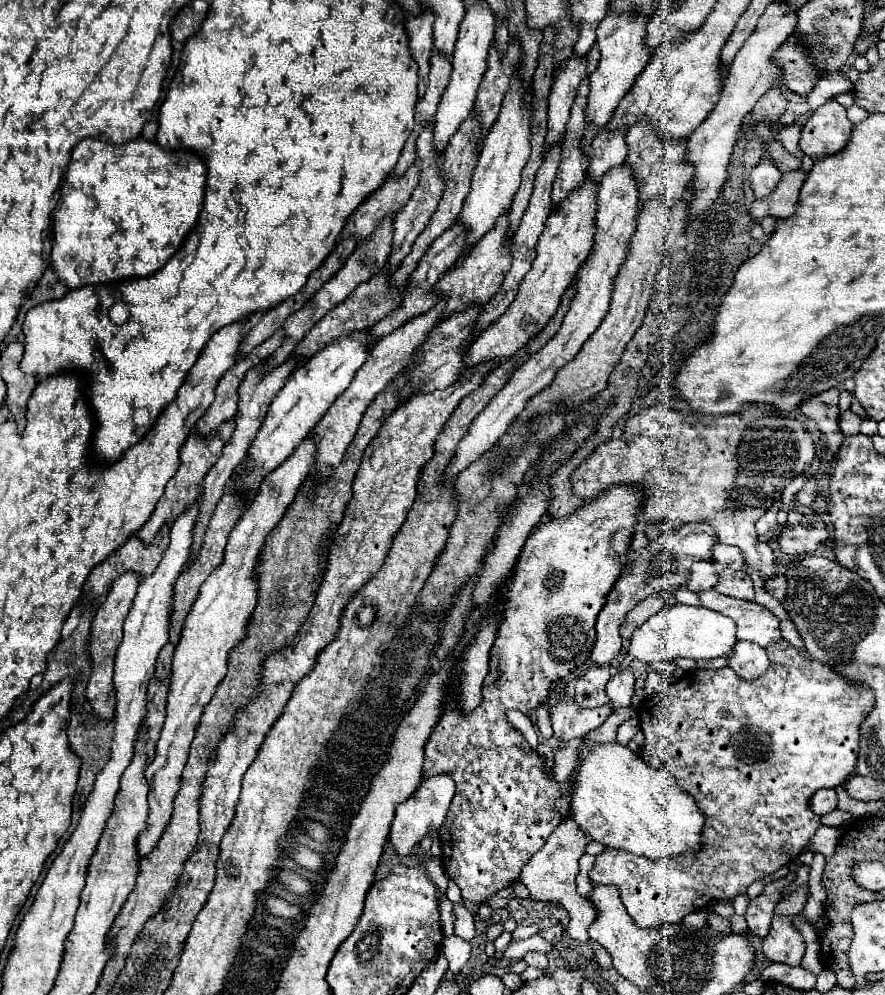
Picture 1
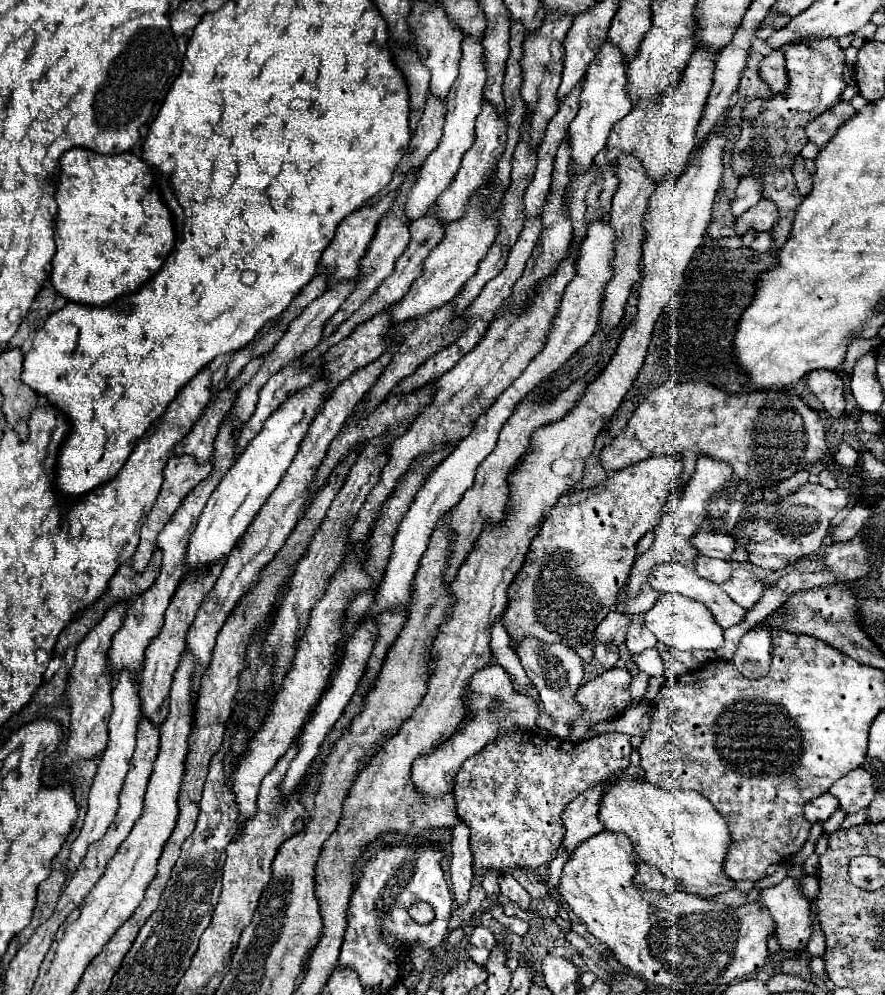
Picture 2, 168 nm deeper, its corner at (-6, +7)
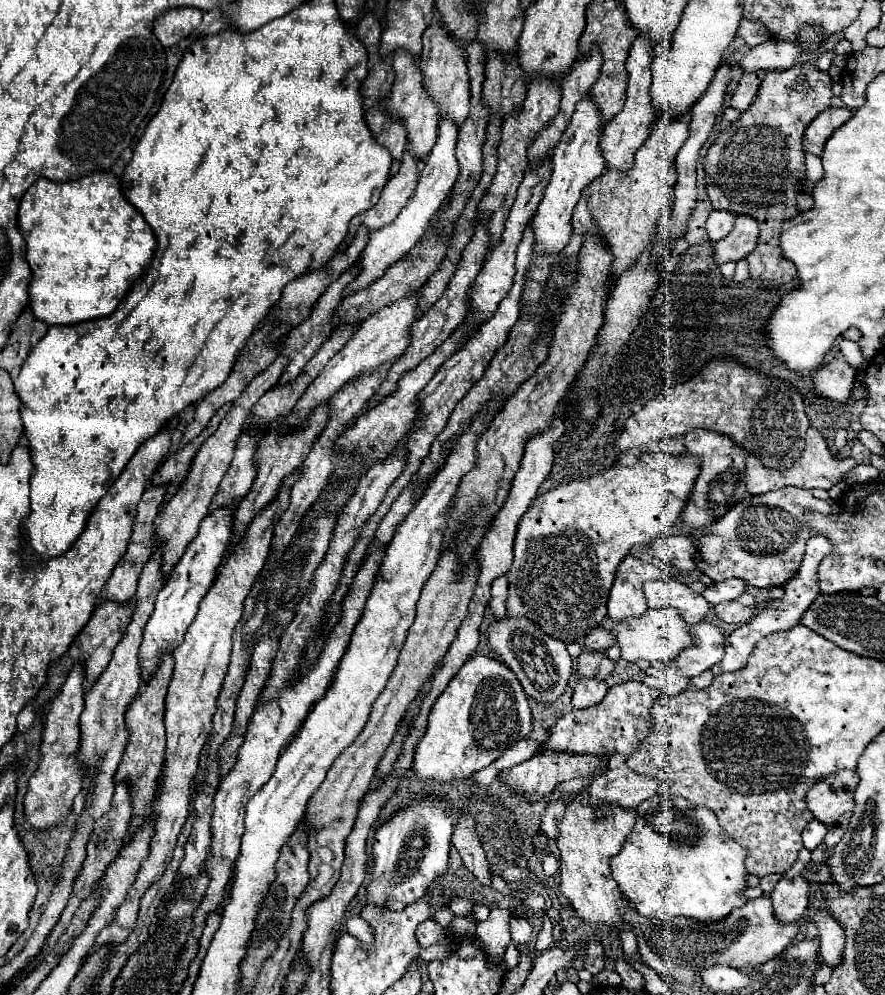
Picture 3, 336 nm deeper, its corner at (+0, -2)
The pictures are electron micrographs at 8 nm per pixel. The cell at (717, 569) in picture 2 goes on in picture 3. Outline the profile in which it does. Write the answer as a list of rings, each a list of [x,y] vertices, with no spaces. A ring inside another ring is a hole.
[[[726,579],[722,583],[716,583],[716,585],[710,585],[704,589],[702,597],[712,603],[712,605],[718,605],[718,603],[726,603],[726,601],[734,601],[738,599],[744,591],[746,591],[746,581],[742,579]]]

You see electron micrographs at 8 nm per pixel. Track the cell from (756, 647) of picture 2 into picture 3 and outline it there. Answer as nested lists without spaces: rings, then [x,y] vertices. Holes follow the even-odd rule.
[[[810,537],[808,543],[806,543],[806,555],[802,559],[802,565],[796,573],[796,577],[792,581],[786,583],[784,587],[784,597],[780,601],[774,601],[770,603],[766,609],[762,609],[756,617],[752,617],[746,625],[740,625],[738,629],[734,629],[728,637],[726,637],[726,655],[724,659],[712,667],[712,673],[714,675],[720,675],[720,673],[726,673],[726,671],[738,671],[742,669],[742,665],[746,665],[746,659],[748,655],[752,653],[752,649],[756,647],[756,643],[770,635],[770,633],[776,633],[776,631],[784,631],[784,629],[792,629],[794,625],[800,623],[802,619],[802,613],[810,607],[810,601],[814,601],[814,595],[820,593],[820,587],[818,587],[818,577],[816,577],[816,569],[818,569],[818,563],[826,557],[826,553],[830,553],[830,541],[826,541],[824,537]]]

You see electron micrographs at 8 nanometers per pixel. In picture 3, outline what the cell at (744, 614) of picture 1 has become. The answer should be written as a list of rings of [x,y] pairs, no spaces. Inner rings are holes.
[[[658,579],[658,581],[646,581],[642,585],[646,605],[648,609],[660,609],[660,607],[674,607],[680,611],[680,617],[686,623],[696,623],[706,617],[710,611],[710,603],[694,593],[690,587],[672,581],[672,579]]]

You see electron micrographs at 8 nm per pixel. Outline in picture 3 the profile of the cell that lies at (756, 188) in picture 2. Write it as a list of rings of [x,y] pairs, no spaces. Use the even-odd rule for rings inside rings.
[[[712,211],[708,221],[706,221],[706,235],[708,235],[708,239],[712,243],[724,239],[730,233],[730,229],[734,227],[734,217],[736,215],[726,213],[726,211]]]

